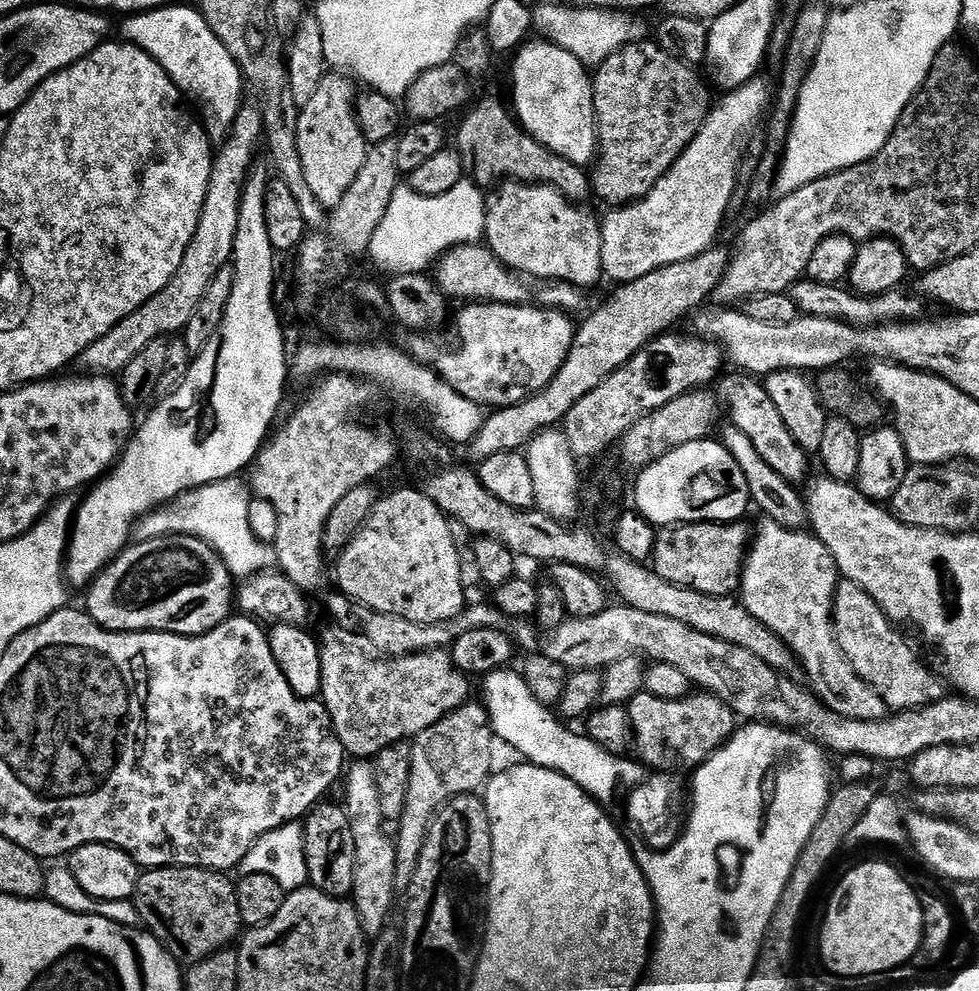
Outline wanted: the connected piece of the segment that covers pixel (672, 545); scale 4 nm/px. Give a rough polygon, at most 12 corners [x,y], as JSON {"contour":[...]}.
{"contour":[[747,523],[663,529],[650,567],[698,594],[735,593]]}

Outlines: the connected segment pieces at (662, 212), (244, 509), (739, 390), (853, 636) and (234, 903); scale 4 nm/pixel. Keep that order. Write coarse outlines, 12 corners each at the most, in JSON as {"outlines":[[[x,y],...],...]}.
{"outlines":[[[764,78],[723,93],[670,170],[600,226],[617,285],[717,243]],[[237,477],[178,495],[135,537],[196,537],[238,580],[267,567]],[[719,381],[719,403],[762,462],[783,480],[808,472],[809,453],[790,438],[763,383]],[[836,584],[831,635],[888,710],[946,695],[878,602]],[[154,868],[134,897],[181,965],[241,935],[236,884],[208,868]]]}

